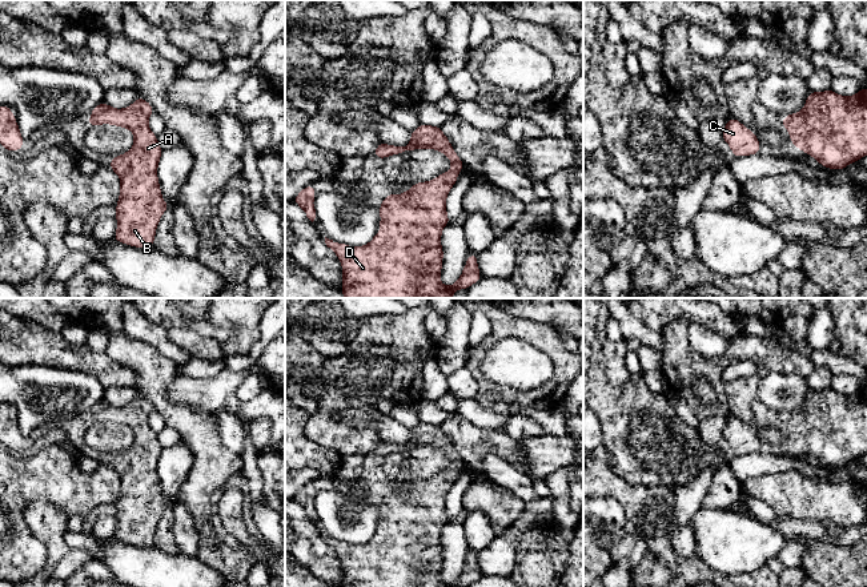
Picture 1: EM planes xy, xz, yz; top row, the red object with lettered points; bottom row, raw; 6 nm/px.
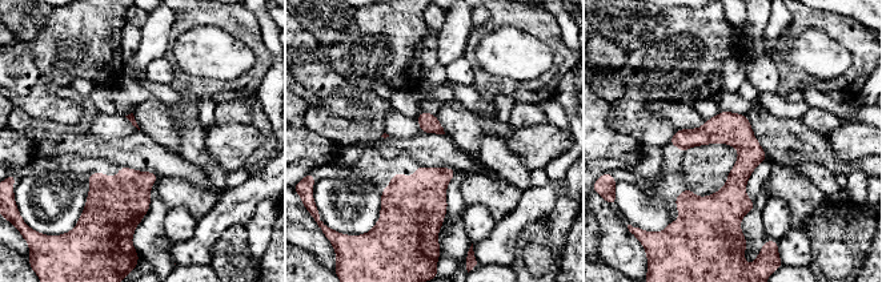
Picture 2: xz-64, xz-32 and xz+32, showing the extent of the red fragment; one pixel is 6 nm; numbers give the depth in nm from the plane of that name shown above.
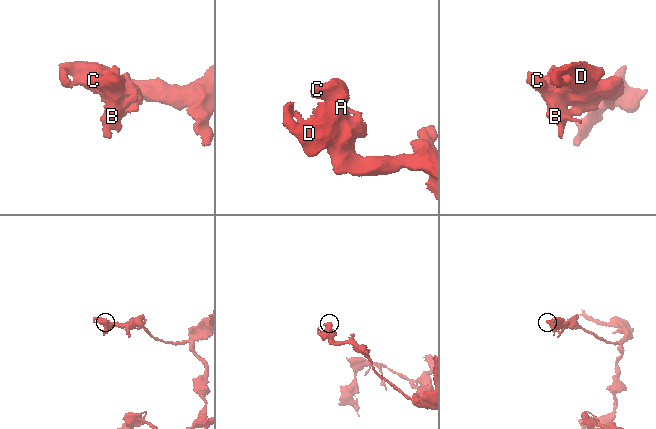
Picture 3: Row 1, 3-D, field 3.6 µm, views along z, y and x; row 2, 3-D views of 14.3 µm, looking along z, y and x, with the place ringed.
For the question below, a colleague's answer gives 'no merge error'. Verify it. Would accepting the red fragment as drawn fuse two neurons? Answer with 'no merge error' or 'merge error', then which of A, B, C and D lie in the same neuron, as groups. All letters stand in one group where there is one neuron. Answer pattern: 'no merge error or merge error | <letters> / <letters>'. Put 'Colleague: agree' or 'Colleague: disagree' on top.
Colleague: agree
no merge error | A B C D

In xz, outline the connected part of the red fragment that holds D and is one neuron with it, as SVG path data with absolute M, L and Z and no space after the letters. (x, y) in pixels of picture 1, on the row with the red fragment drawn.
M420 124L412 130L410 142L406 146L380 142L373 154L384 160L417 149L434 149L443 153L453 168L430 181L416 182L402 194L389 193L384 197L378 208L381 216L378 226L382 232L376 233L369 244L356 248L325 237L326 246L336 253L342 266L344 277L340 290L345 298L451 298L458 289L466 290L482 278L477 265L478 257L470 253L459 278L451 286L441 284L443 261L441 236L442 229L450 224L446 197L458 180L458 172L466 169L441 126Z

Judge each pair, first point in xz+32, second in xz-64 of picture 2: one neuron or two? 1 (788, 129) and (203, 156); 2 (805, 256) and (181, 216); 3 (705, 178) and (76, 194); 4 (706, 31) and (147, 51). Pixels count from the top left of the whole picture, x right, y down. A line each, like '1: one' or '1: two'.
1: two
2: two
3: two
4: two

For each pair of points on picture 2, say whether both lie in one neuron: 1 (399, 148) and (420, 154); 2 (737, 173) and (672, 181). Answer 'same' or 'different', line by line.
1: same
2: same

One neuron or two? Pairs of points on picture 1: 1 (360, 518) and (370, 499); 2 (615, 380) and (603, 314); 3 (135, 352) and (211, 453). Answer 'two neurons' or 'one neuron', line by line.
1: two neurons
2: one neuron
3: one neuron

